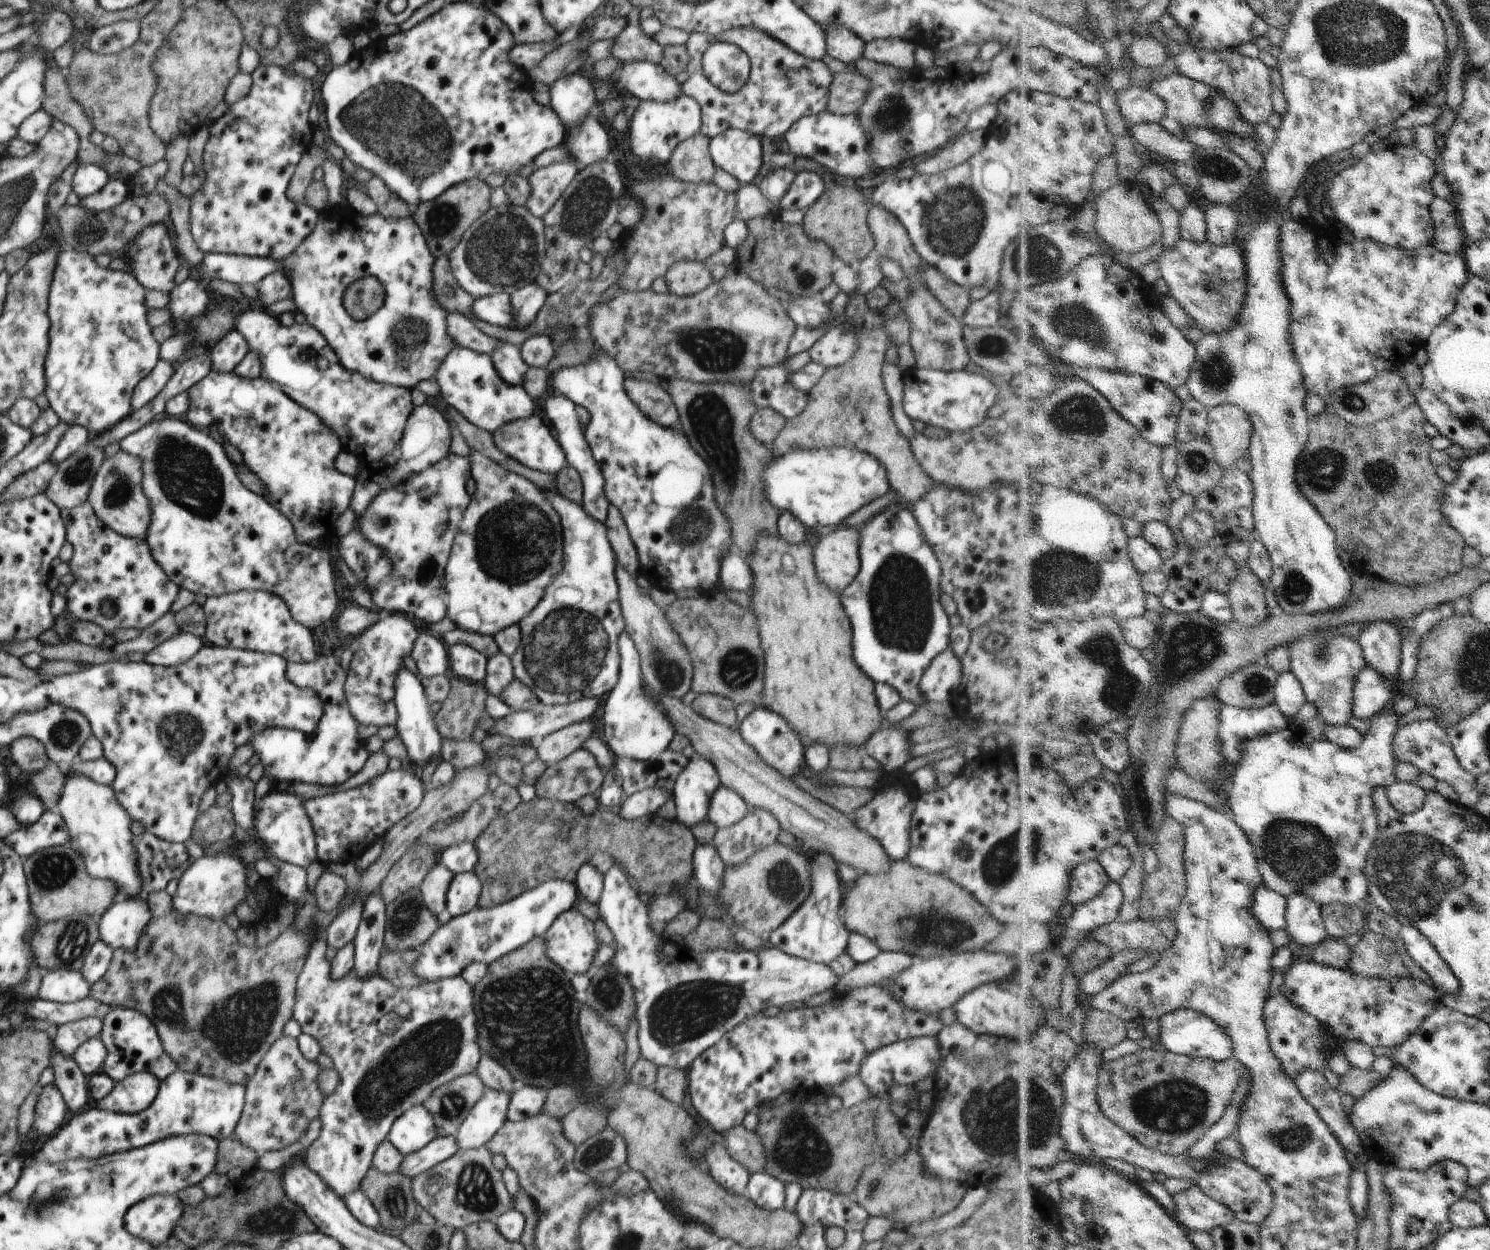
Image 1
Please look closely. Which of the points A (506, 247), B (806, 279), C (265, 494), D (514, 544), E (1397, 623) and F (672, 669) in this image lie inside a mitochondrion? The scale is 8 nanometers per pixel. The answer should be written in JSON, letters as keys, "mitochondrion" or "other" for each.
{"A":"mitochondrion","B":"mitochondrion","C":"other","D":"mitochondrion","E":"other","F":"mitochondrion"}

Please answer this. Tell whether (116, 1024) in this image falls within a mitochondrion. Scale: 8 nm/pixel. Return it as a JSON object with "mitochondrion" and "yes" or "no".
{"mitochondrion":"no"}

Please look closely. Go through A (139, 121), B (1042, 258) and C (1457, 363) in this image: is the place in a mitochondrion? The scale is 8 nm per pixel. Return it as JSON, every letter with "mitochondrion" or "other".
{"A":"other","B":"mitochondrion","C":"other"}

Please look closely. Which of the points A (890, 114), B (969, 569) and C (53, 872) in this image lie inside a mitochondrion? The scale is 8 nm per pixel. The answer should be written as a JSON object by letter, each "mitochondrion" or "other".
{"A":"mitochondrion","B":"other","C":"mitochondrion"}

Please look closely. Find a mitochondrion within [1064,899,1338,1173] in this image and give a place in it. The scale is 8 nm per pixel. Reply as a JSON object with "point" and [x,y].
{"point":[1174,1107]}

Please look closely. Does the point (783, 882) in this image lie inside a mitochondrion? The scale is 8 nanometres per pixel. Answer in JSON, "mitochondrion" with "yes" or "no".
{"mitochondrion":"yes"}

